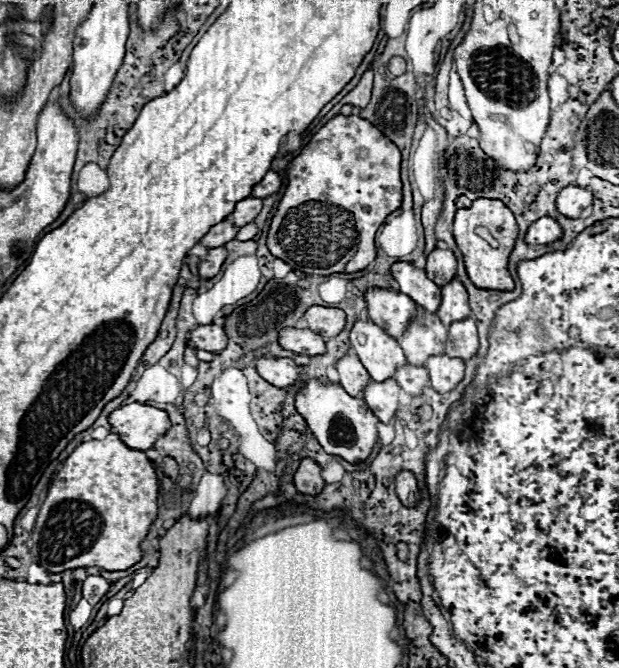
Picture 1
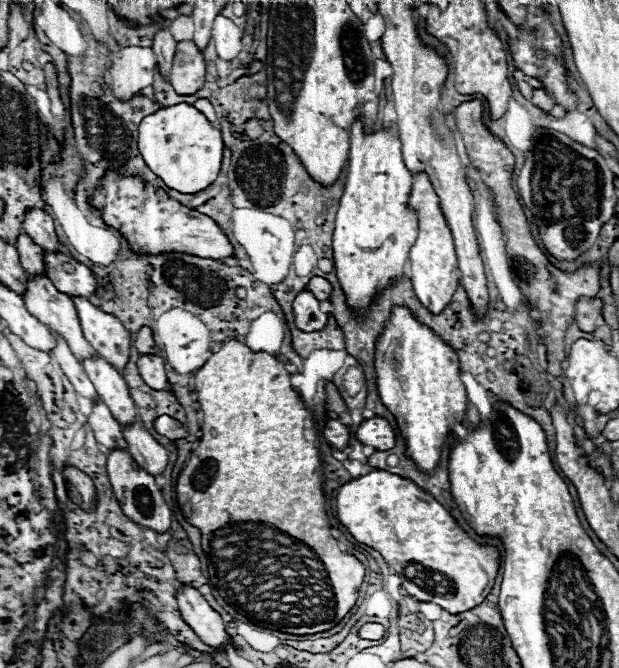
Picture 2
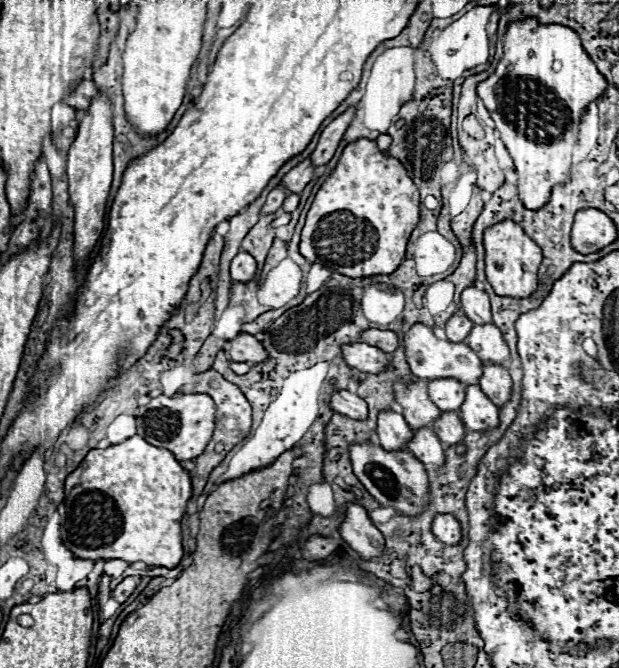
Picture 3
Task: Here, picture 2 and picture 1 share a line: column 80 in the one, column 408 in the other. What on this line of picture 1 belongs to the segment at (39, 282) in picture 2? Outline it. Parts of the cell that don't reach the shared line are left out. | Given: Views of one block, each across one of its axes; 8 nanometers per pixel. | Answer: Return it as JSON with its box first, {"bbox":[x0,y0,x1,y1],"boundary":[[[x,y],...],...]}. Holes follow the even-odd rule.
{"bbox":[400,308,448,366],"boundary":[[[418,308],[416,320],[408,326],[406,334],[400,340],[400,346],[414,366],[424,366],[430,356],[442,356],[446,350],[448,328],[436,318],[436,314],[426,314]]]}

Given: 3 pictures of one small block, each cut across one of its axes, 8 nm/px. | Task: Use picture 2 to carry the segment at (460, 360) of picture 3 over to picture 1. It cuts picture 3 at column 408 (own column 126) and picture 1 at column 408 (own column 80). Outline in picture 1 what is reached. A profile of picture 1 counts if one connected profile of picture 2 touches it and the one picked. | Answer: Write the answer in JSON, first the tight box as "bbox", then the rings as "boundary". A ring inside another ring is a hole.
{"bbox":[366,288,418,340],"boundary":[[[368,288],[366,302],[370,320],[396,340],[402,338],[418,308],[410,298],[406,298],[406,294],[380,288]]]}

